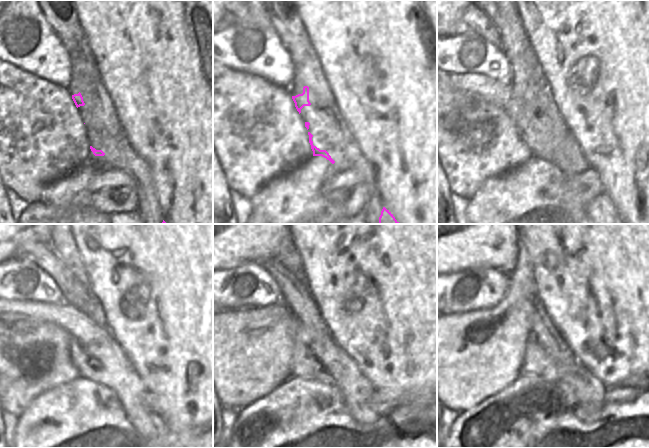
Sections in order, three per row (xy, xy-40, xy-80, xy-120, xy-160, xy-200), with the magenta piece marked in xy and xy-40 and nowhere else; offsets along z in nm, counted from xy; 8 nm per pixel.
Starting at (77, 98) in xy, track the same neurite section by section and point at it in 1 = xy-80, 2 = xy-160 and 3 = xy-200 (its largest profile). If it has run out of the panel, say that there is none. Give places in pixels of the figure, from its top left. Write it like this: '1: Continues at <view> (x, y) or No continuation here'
1: Continues at xy-80 (572, 163)
2: Continues at xy-160 (357, 391)
3: Continues at xy-200 (589, 394).

